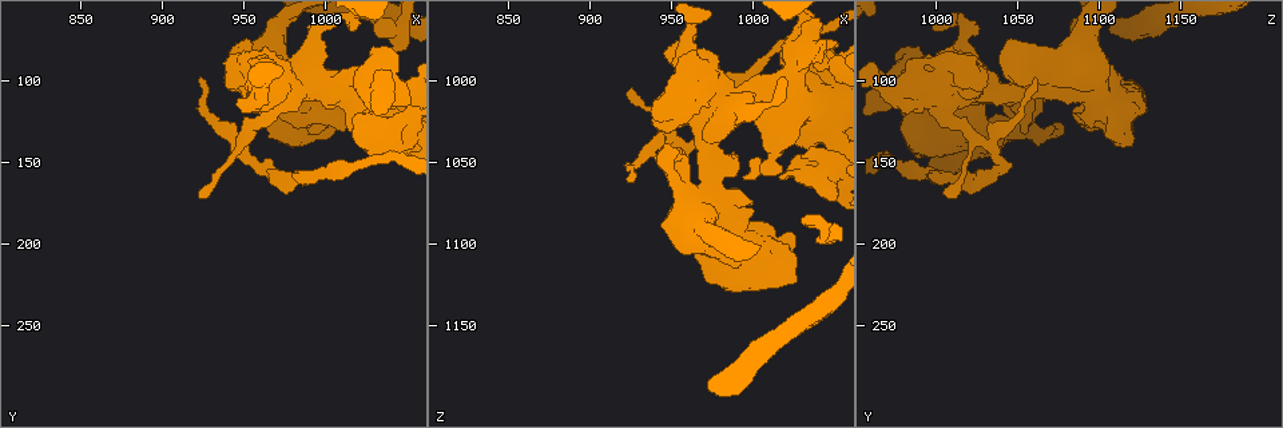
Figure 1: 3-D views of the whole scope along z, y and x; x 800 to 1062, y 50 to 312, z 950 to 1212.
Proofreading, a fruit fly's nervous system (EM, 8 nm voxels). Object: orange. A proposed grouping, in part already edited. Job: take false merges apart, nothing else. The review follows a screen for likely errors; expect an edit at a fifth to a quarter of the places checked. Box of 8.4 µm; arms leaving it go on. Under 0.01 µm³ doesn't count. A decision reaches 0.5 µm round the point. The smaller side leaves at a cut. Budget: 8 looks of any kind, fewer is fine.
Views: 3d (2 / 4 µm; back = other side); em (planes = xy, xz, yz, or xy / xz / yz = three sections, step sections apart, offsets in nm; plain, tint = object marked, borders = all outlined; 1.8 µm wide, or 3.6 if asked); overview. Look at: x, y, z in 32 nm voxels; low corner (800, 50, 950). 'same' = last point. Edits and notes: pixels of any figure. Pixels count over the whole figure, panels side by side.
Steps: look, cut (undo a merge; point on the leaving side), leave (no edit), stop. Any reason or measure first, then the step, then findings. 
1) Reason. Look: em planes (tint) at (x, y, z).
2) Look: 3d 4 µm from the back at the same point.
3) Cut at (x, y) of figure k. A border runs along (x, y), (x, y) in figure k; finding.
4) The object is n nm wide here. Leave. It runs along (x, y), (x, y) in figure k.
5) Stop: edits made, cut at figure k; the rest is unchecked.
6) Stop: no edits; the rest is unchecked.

Look: 3d 4 µm at (976, 118, 1112).

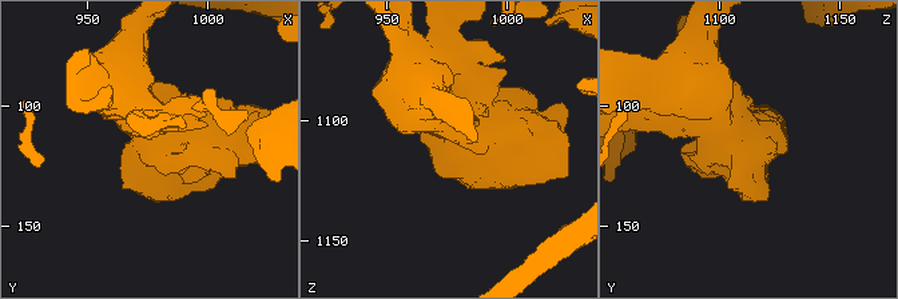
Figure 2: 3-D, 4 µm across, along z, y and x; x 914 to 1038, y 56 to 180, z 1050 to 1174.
Now the EM. Look: em 3.6 µm planes (tint) at (976, 118, 1112).

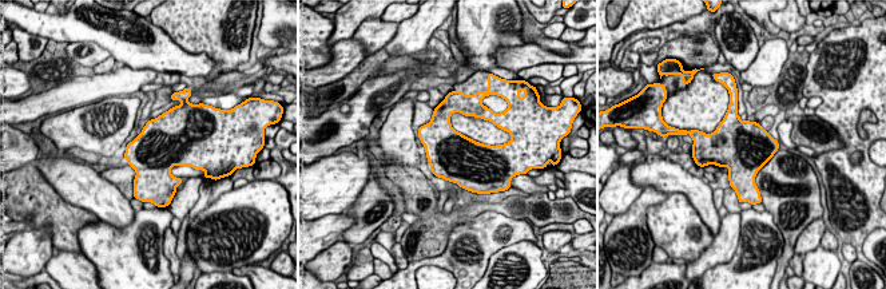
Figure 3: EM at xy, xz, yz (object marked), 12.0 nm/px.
Leave. Continuous, no second neuron.

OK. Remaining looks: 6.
Calibre changes. Look: 3d 4 µm at (966, 100, 990).

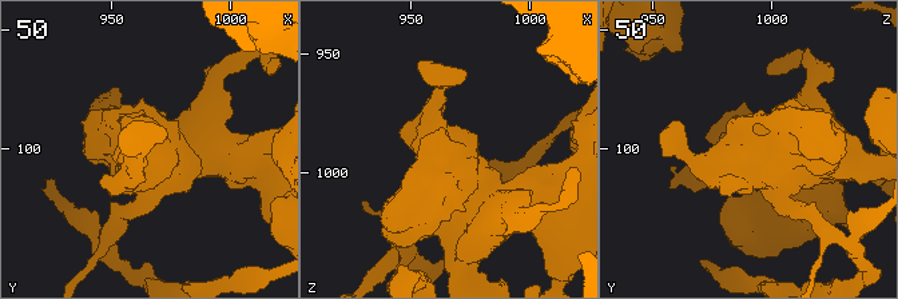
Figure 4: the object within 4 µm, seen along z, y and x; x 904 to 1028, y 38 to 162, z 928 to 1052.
Shape alone is not enough. Look: em 3.6 µm planes (tint) at (967, 98, 991).

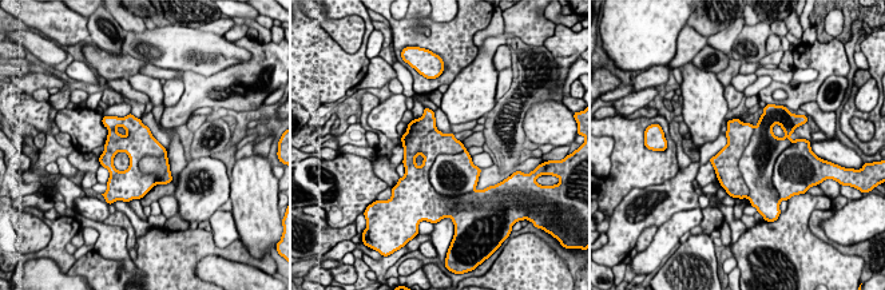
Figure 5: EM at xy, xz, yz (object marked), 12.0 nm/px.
Cut at (757, 163) of figure 5. A second neuron is stuck on.

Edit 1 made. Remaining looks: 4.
Redraw. Look: overview.

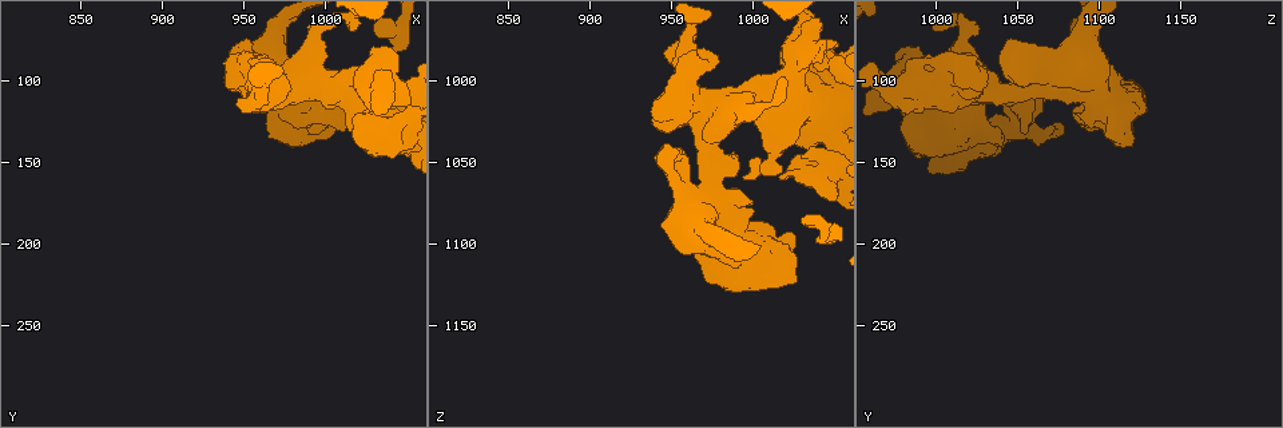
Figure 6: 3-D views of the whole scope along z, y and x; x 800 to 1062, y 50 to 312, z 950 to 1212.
Thick turns thin. Look: 3d 2 µm at (1028, 100, 986).

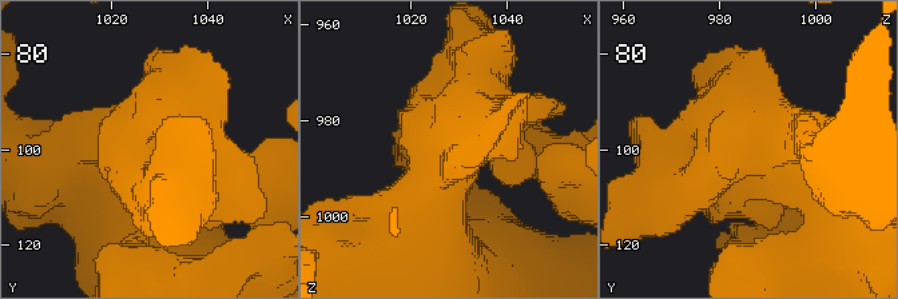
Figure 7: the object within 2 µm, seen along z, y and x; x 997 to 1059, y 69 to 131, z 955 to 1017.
Look: em planes (tint) at the same point.

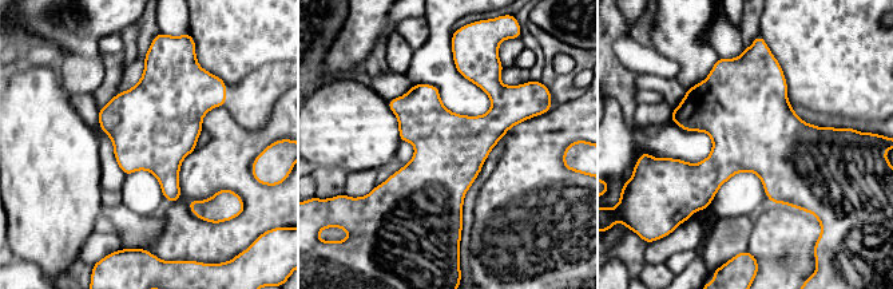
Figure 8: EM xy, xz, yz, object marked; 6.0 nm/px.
Leave. One neuron here.

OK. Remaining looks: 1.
Stop: edits made, cut at figure 5; the rest is unchecked.

